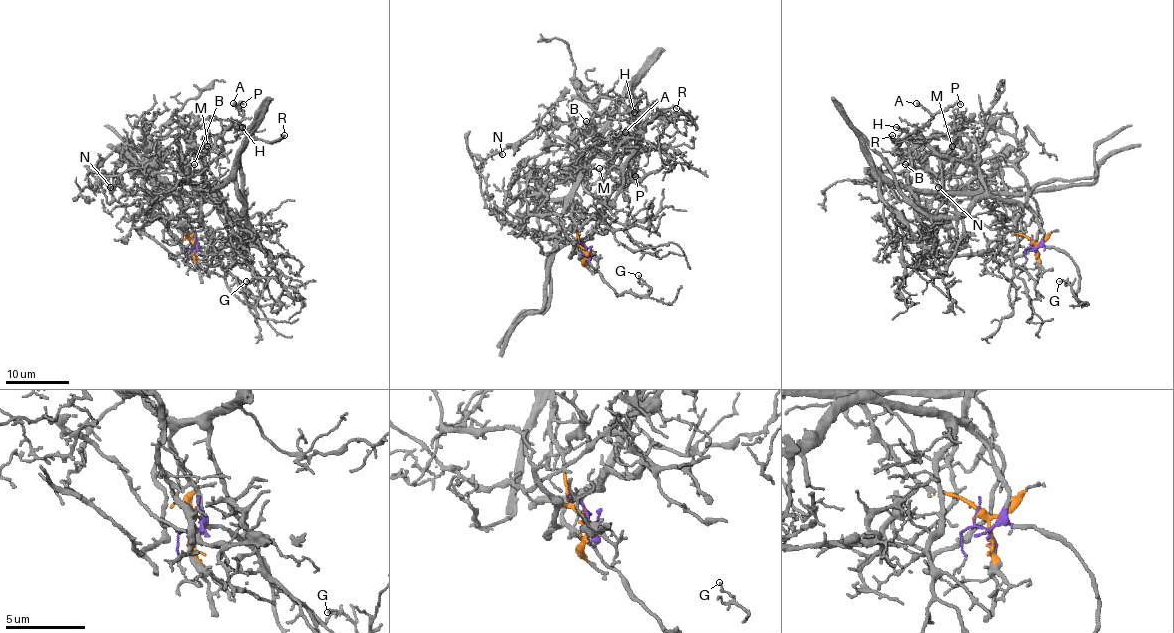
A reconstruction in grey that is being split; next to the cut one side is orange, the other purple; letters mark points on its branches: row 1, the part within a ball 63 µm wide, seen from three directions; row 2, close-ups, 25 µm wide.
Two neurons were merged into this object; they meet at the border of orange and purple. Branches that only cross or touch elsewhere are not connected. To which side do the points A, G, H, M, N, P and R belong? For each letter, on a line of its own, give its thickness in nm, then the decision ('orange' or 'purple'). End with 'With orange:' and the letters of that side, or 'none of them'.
A: 200 nm | purple
G: 120 nm | purple
H: 140 nm | purple
M: 100 nm | orange
N: 140 nm | orange
P: 170 nm | purple
R: 180 nm | purple
With orange: M, N

